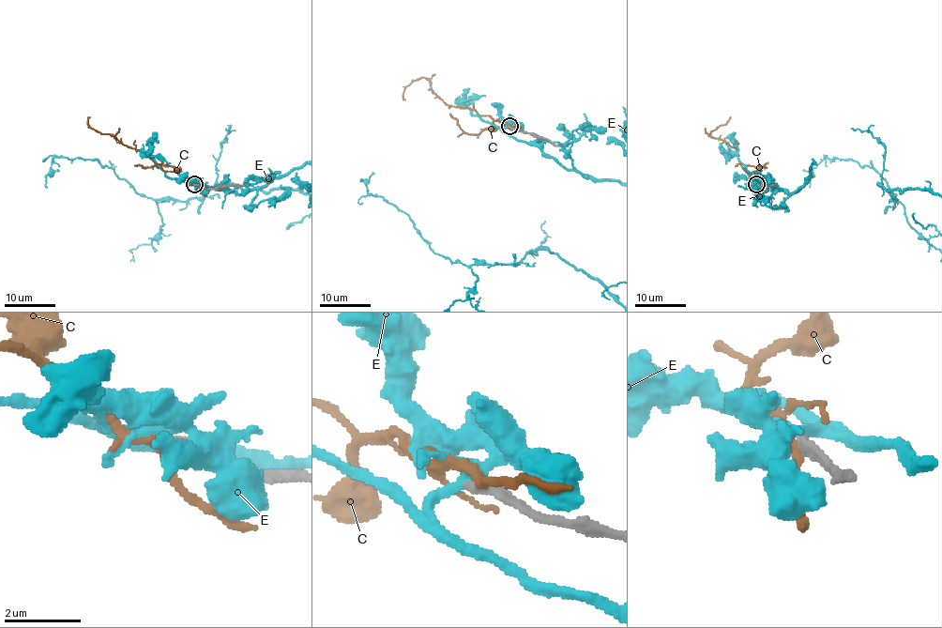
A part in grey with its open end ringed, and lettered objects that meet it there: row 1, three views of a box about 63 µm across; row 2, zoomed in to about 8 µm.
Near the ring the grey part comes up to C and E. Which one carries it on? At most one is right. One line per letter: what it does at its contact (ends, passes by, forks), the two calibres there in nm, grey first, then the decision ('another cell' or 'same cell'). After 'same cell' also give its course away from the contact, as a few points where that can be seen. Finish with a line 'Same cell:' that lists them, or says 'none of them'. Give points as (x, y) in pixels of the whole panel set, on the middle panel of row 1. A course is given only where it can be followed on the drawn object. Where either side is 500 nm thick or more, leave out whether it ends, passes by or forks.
C: it passes by; 360 nm thick on the grey side, 240 nm on the other; another cell
E: it forks there; 360 nm thick on the grey side, 280 nm on the other; another cell
Same cell: none of them

